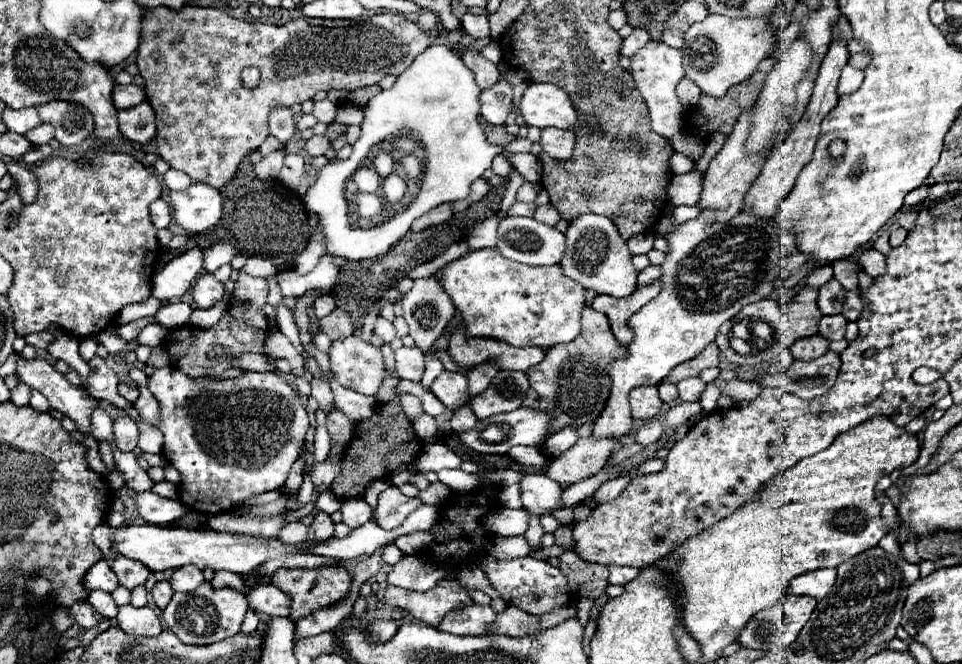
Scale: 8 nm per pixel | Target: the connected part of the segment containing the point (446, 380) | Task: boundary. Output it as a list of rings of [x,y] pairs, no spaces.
[[[442,372],[430,386],[434,396],[444,402],[446,408],[456,410],[470,402],[466,376],[462,372]]]

